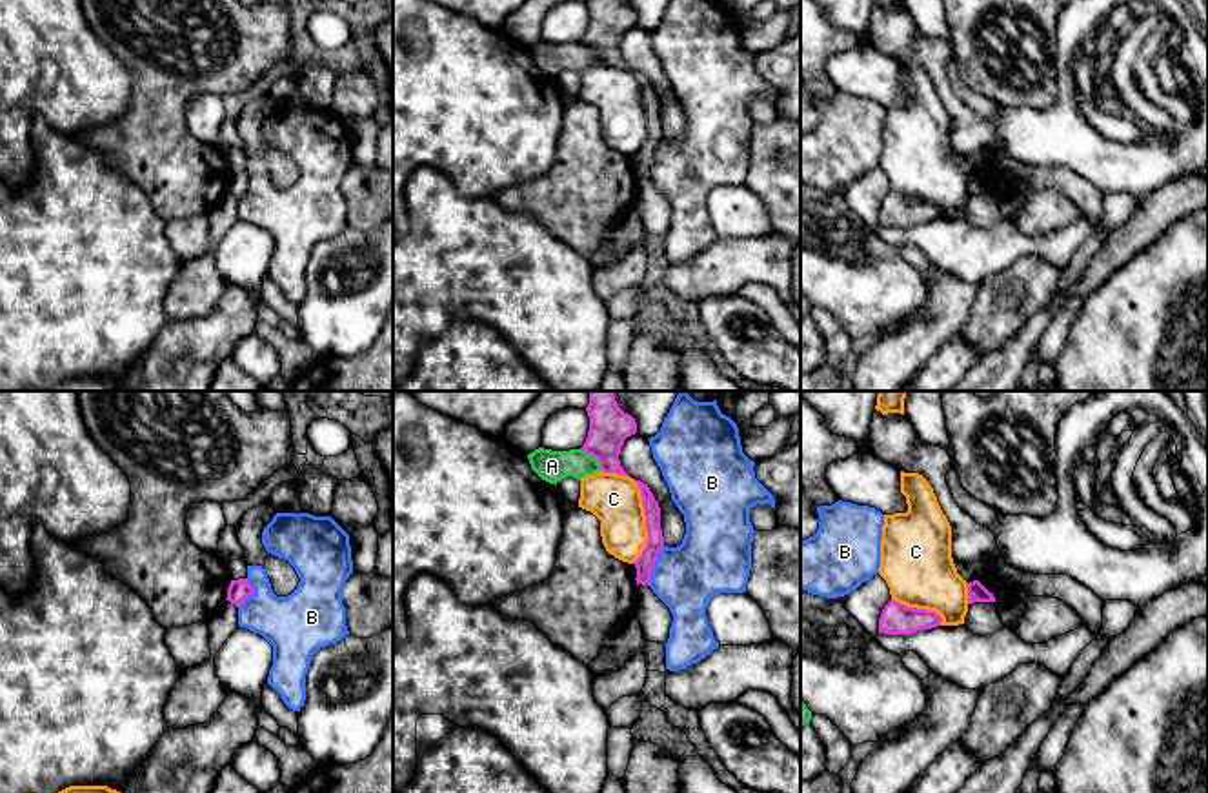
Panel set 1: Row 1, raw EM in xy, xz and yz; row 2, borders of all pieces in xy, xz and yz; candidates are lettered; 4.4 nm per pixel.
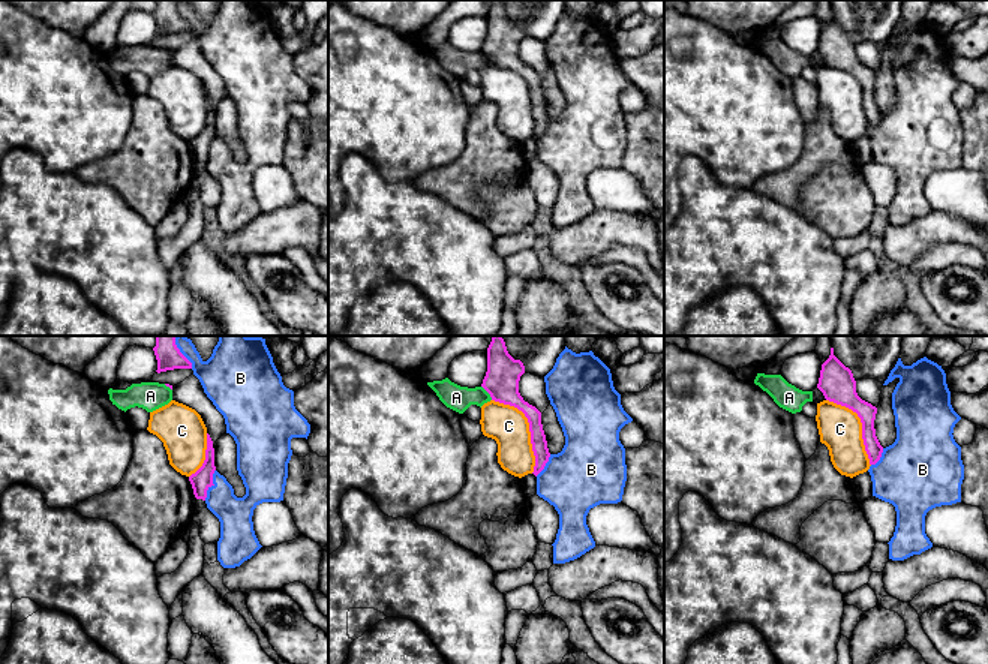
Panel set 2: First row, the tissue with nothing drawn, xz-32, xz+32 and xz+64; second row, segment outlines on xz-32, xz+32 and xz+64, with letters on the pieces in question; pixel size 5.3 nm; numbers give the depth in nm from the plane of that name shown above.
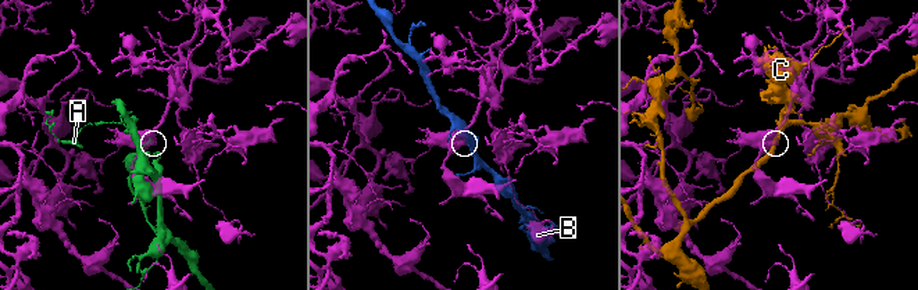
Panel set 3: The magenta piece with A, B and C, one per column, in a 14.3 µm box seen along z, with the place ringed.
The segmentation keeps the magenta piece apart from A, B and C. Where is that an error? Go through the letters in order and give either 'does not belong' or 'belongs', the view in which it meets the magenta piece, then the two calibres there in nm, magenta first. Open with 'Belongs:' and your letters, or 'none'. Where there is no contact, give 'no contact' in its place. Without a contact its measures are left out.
Belongs: none
A: does not belong | xz | 180/140 nm
B: does not belong | xz | 90/300 nm
C: does not belong | xz | 80/220 nm

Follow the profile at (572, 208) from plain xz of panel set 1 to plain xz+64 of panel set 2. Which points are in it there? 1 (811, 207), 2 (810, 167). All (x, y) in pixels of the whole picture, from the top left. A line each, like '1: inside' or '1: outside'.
1: outside
2: inside

